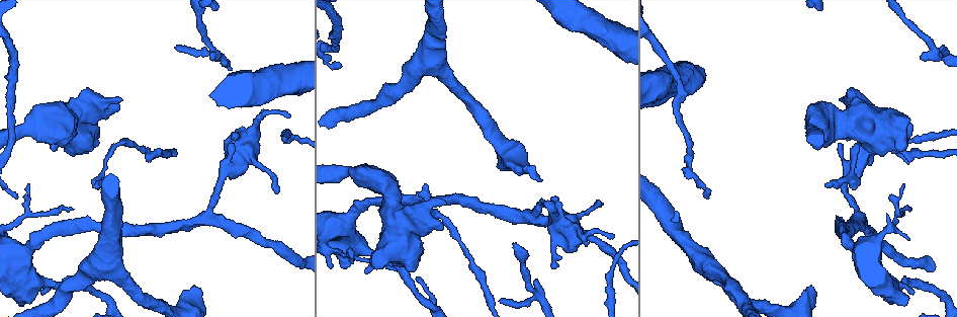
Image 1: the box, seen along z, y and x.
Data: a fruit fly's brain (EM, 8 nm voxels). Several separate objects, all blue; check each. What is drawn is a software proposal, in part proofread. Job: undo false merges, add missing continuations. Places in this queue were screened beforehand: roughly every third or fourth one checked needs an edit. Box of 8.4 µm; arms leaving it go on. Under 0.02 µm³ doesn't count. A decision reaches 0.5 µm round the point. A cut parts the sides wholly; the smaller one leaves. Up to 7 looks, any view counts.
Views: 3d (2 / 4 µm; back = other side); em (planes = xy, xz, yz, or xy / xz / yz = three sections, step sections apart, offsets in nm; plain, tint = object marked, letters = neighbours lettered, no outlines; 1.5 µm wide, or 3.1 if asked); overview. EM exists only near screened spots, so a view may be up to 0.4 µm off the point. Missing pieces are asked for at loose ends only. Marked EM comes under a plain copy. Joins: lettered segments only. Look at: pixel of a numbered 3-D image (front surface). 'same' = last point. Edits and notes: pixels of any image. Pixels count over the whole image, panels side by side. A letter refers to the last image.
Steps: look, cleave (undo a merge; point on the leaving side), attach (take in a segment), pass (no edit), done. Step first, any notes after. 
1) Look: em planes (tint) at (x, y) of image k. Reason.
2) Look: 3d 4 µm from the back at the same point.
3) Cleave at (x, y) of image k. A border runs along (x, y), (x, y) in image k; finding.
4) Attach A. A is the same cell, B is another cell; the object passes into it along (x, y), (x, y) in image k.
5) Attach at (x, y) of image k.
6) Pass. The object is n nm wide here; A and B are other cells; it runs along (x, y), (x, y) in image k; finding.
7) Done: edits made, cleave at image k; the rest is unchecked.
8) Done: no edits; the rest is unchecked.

Look: em xy step 8 (tint) at (869, 263) of image 1. Calibre changes.

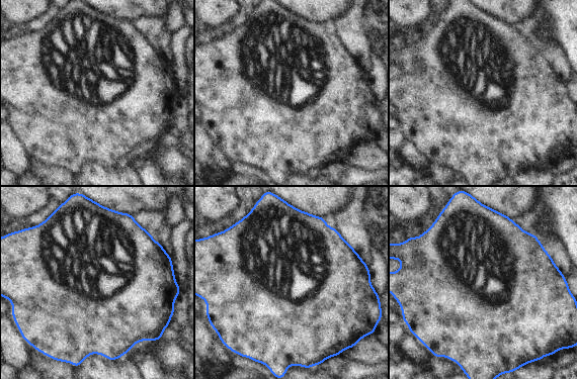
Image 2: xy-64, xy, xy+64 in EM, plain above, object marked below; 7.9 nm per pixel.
Look: em xz step 4 (tint) at the same point. Another direction.

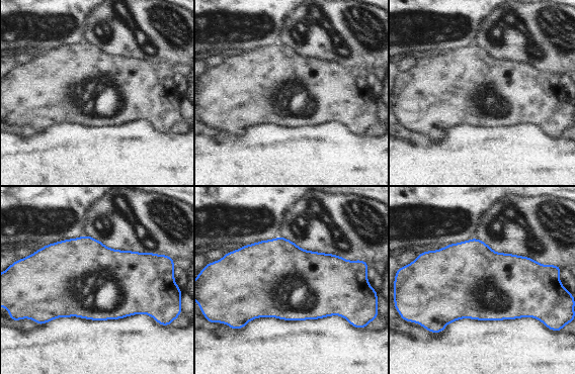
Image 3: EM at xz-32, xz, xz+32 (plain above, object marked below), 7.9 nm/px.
Look: em xz step 4 (letters) at the same point. What lies round it.

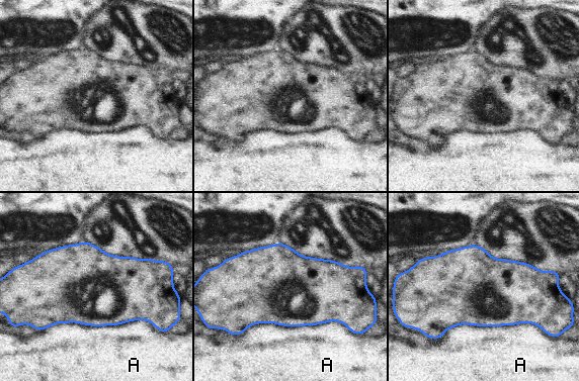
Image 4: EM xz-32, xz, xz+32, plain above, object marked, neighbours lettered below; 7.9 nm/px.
Pass. The object is 600 nm wide here; A is another cell; a border runs along (339, 321), (257, 322), (232, 336) in image 4; continuous, no second neuron.

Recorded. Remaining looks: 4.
Look: 3d 2 µm at (551, 196) of image 1.

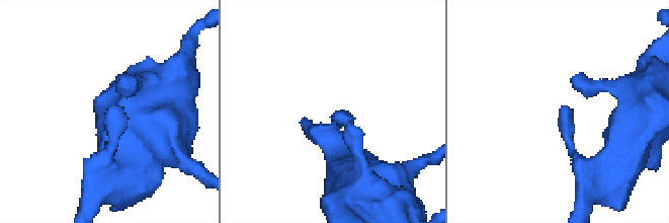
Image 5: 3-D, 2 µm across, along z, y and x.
Look: em planes (letters) at (561, 105) of image 5.

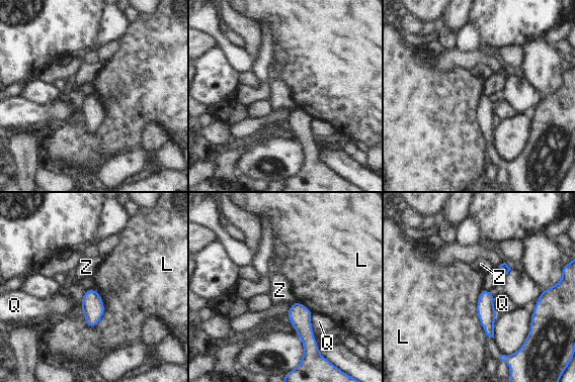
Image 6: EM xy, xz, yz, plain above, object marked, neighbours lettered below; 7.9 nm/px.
Pass. The longest contact is with L, 320 nm; L, Q and Z are other cells; a border runs along (92, 288), (103, 314), (90, 328) in image 6; none of them fits.

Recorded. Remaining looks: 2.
Done: no edits; the rest is unchecked.

